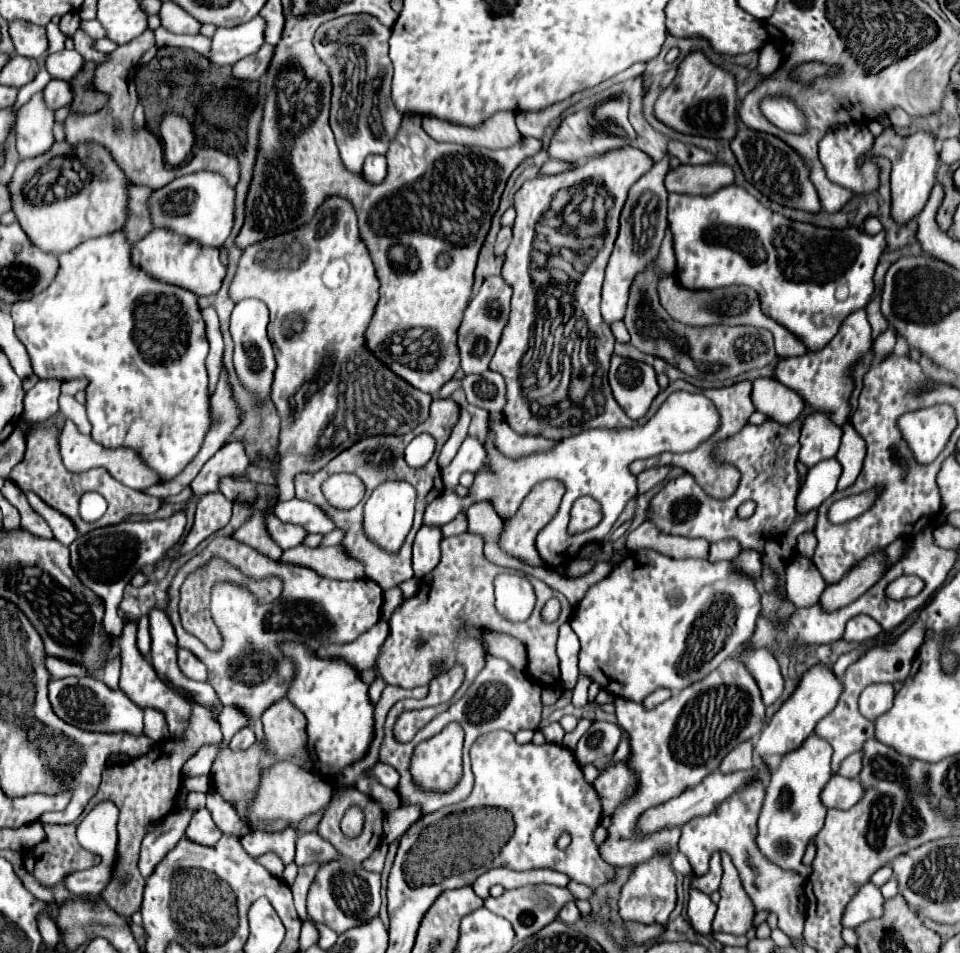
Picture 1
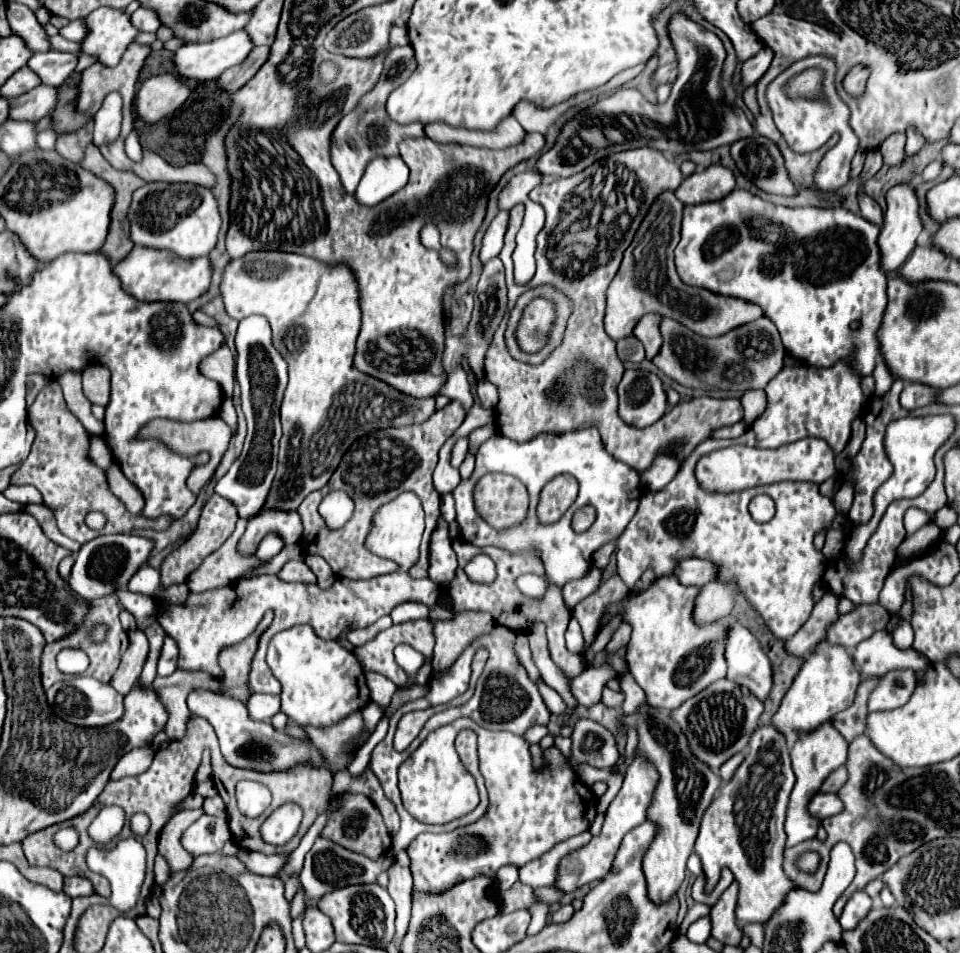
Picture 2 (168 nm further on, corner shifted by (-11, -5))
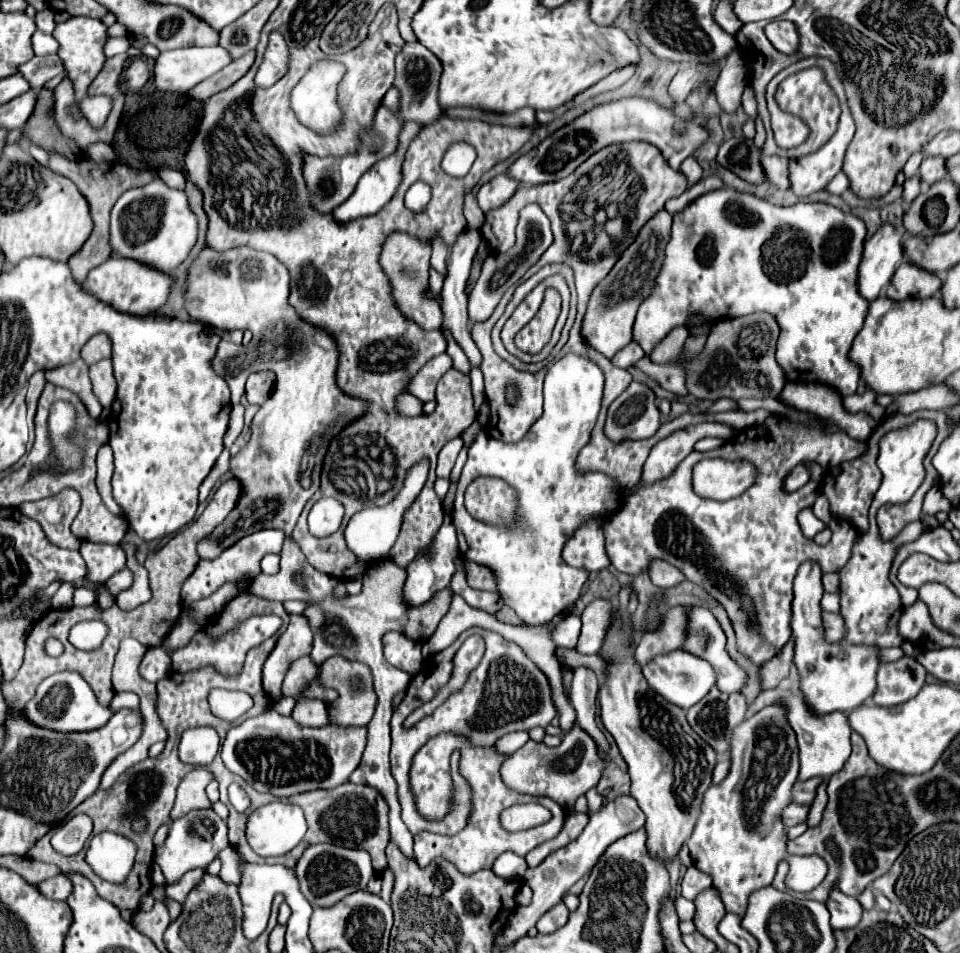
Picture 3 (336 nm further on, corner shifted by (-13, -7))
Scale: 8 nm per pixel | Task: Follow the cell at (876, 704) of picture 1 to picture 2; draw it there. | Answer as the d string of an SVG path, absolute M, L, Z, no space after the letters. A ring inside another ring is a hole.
M890 670L880 676L876 690L872 690L868 700L870 712L894 710L904 706L916 688L916 672L914 670Z

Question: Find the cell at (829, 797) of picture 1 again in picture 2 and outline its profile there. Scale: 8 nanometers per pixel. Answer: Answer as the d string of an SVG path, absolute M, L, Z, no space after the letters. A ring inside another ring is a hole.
M816 794L816 798L812 798L812 802L808 804L808 812L818 820L834 816L840 810L842 810L842 802L836 794Z

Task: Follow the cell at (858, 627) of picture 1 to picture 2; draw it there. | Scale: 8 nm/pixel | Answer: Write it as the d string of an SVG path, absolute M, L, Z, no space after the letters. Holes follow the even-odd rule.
M880 604L856 606L848 614L840 614L826 630L830 644L840 644L844 648L854 648L858 642L872 636L876 630L884 630L890 614Z

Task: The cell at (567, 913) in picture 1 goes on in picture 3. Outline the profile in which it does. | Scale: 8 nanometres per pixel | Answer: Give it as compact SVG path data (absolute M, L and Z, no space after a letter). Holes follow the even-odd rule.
M564 904L554 906L550 912L546 912L546 916L542 916L542 920L538 920L538 924L536 924L538 932L550 934L550 932L562 928L568 922L568 914L570 912L568 912L568 908Z

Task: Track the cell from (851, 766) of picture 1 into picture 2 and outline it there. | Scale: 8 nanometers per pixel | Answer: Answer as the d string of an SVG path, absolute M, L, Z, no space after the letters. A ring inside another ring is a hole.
M840 766L838 770L834 770L834 772L822 782L822 786L820 786L818 792L838 792L844 782L846 782L846 770L844 770L844 766Z

